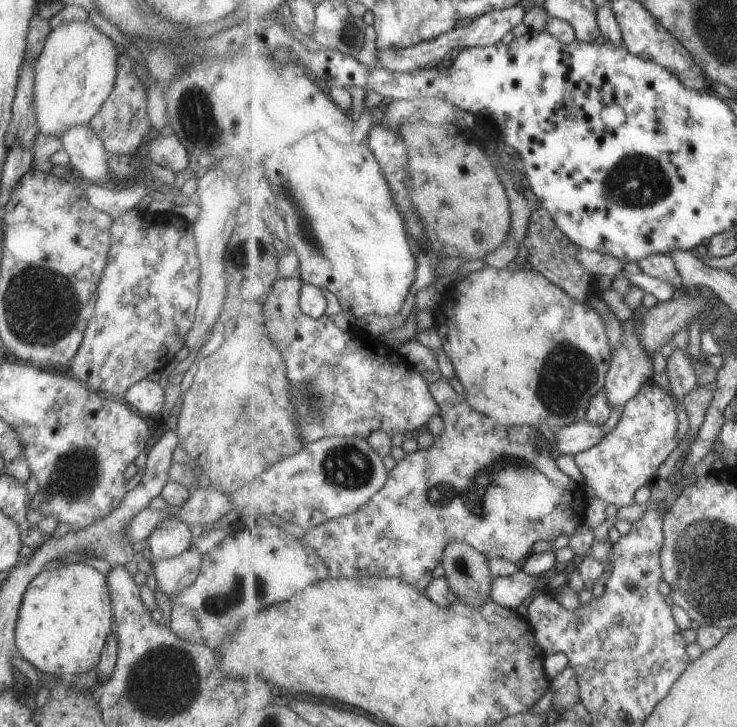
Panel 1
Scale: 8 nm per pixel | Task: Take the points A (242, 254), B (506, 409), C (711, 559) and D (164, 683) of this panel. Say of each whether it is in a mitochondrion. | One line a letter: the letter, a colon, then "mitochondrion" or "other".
A: mitochondrion
B: other
C: mitochondrion
D: mitochondrion

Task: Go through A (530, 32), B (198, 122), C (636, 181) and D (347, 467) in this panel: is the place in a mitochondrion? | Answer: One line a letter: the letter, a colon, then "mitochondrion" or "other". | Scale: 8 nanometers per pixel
A: other
B: mitochondrion
C: mitochondrion
D: mitochondrion

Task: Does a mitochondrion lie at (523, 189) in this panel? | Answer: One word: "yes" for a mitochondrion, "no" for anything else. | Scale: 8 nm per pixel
no

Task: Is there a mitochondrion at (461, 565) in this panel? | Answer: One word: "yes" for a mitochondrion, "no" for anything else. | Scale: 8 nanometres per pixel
yes

